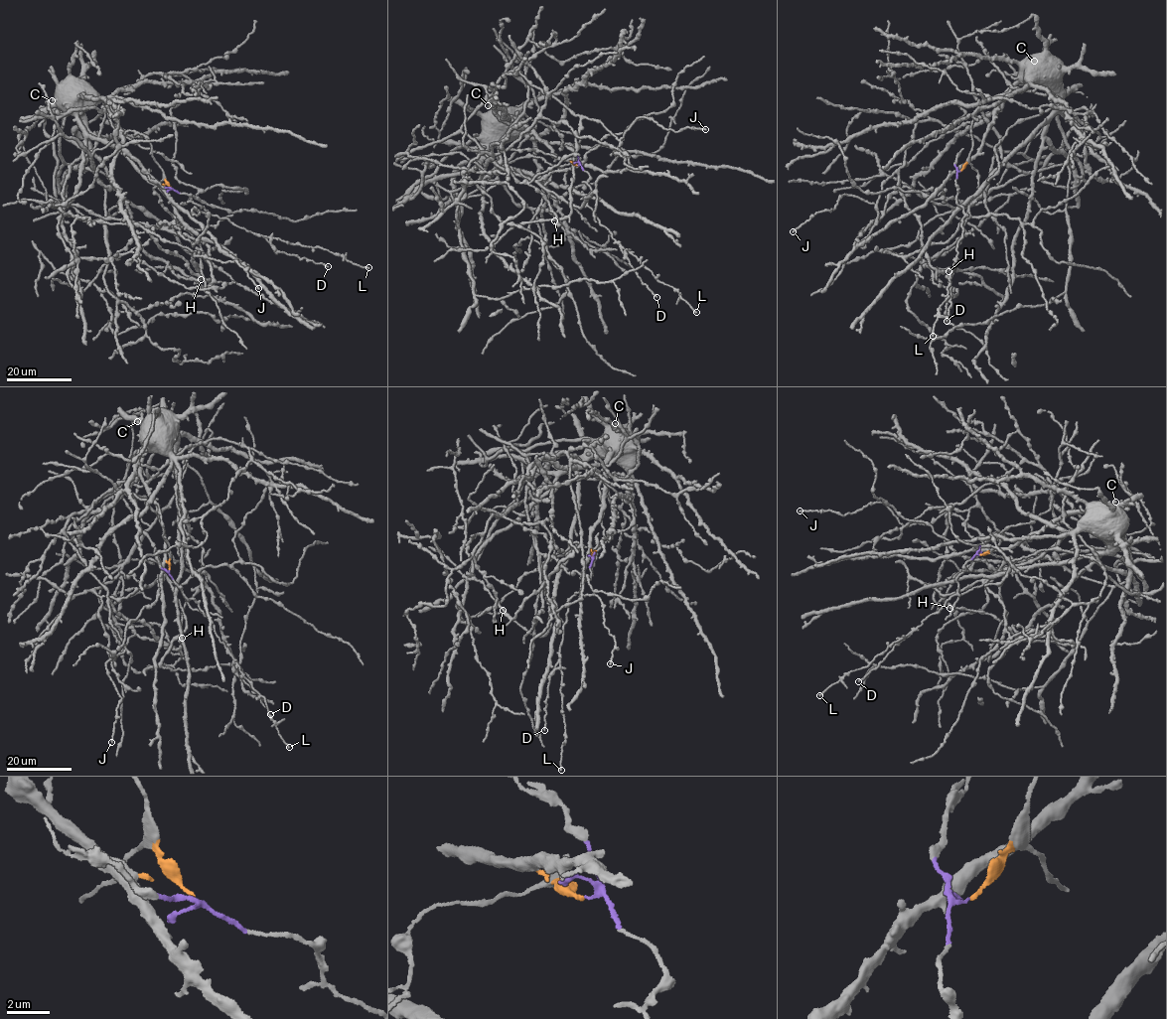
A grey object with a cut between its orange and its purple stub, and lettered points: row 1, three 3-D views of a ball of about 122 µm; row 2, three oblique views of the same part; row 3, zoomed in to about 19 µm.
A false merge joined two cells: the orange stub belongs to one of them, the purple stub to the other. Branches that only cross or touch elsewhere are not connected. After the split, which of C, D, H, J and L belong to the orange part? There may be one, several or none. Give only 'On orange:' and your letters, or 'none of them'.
On orange: C, H, J

